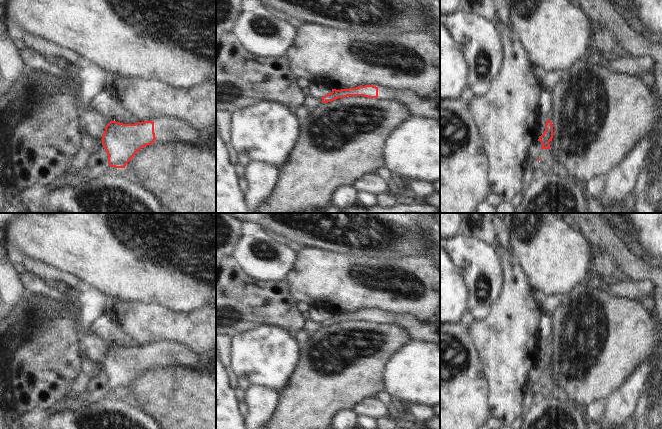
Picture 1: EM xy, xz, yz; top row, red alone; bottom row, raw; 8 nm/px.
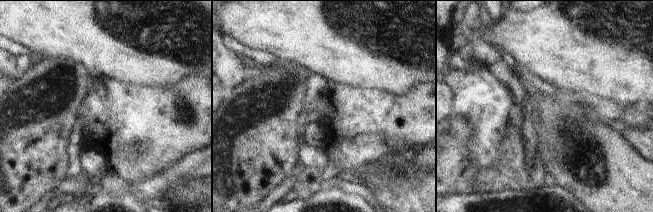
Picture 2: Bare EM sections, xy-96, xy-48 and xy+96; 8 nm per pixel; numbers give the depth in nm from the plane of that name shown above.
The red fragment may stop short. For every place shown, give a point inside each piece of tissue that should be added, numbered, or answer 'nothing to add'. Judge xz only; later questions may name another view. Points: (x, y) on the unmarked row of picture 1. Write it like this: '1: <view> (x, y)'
1: xz (429, 332)

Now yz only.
nothing to add

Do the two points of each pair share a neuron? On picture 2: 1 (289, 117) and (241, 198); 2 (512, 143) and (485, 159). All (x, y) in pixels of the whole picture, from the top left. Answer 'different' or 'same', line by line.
1: same
2: different

